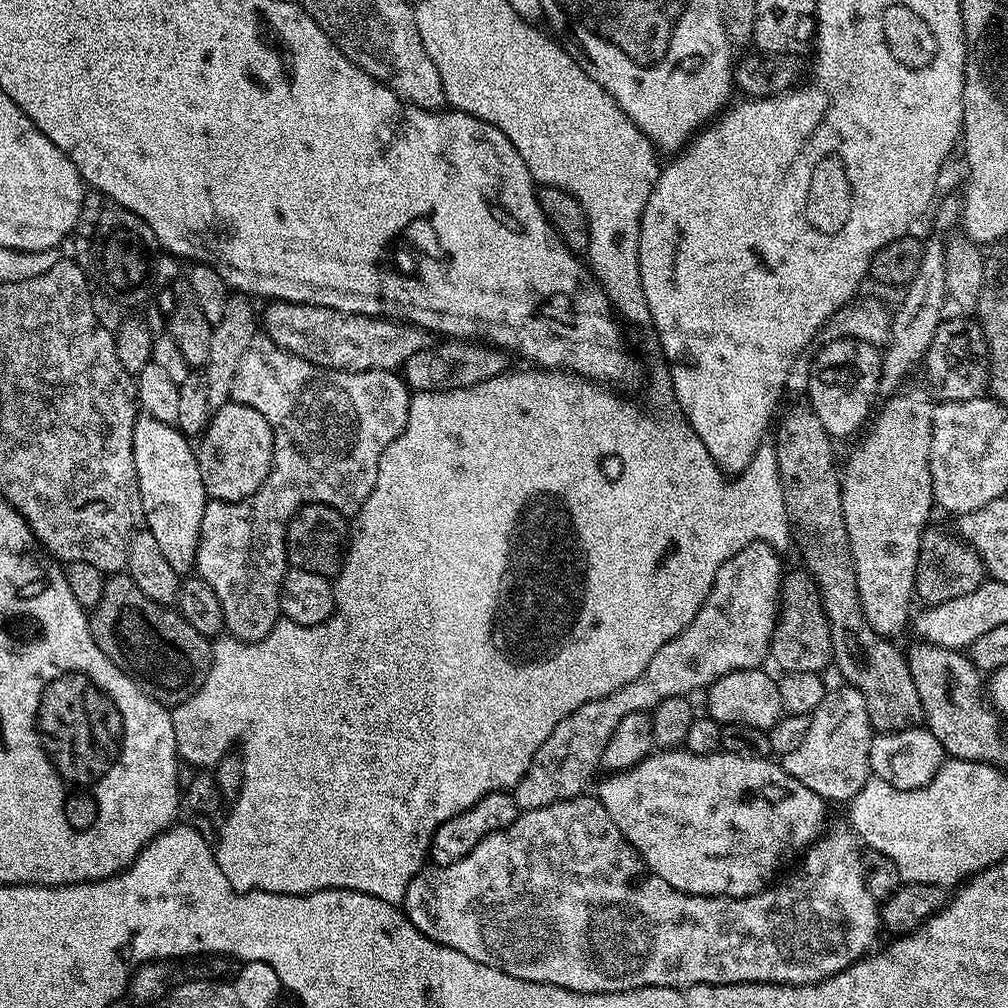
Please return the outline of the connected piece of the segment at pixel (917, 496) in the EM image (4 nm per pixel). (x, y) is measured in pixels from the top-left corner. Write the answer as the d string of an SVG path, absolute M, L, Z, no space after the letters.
M901 387L899 390L891 393L887 397L888 400L884 404L884 409L880 413L875 413L874 419L871 421L872 433L869 434L868 440L864 440L857 446L856 450L849 456L848 465L843 465L842 479L840 481L840 493L842 494L842 518L846 526L846 534L848 535L848 548L852 551L852 569L856 571L856 589L860 595L860 605L862 606L862 614L866 614L866 622L870 622L870 626L874 626L877 636L885 638L897 638L904 632L904 627L909 627L912 612L912 600L914 601L914 593L916 590L916 567L918 566L918 554L920 553L920 539L924 533L924 529L929 527L930 520L928 515L934 512L934 501L932 498L932 479L930 478L930 442L932 441L932 410L933 401L928 401L930 392L927 387L908 388Z

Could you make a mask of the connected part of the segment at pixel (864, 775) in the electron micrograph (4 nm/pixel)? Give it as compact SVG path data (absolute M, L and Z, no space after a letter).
M843 687L825 691L822 702L810 714L812 721L806 739L798 750L782 757L784 769L826 802L851 801L870 778L868 755L874 729L866 710L866 698L857 688Z

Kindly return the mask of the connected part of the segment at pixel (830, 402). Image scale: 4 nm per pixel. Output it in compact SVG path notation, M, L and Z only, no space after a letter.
M830 340L823 347L812 364L812 373L809 371L806 376L807 399L818 418L822 418L822 426L852 432L863 426L864 419L866 424L873 411L872 403L878 397L880 387L881 353L877 345L861 340Z

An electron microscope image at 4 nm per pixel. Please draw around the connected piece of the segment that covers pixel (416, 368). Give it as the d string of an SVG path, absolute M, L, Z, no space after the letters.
M442 340L434 342L426 350L420 350L404 363L402 375L411 391L443 392L448 389L465 388L466 386L487 384L499 379L499 376L508 366L509 355L503 349L493 348L489 344L471 341Z

